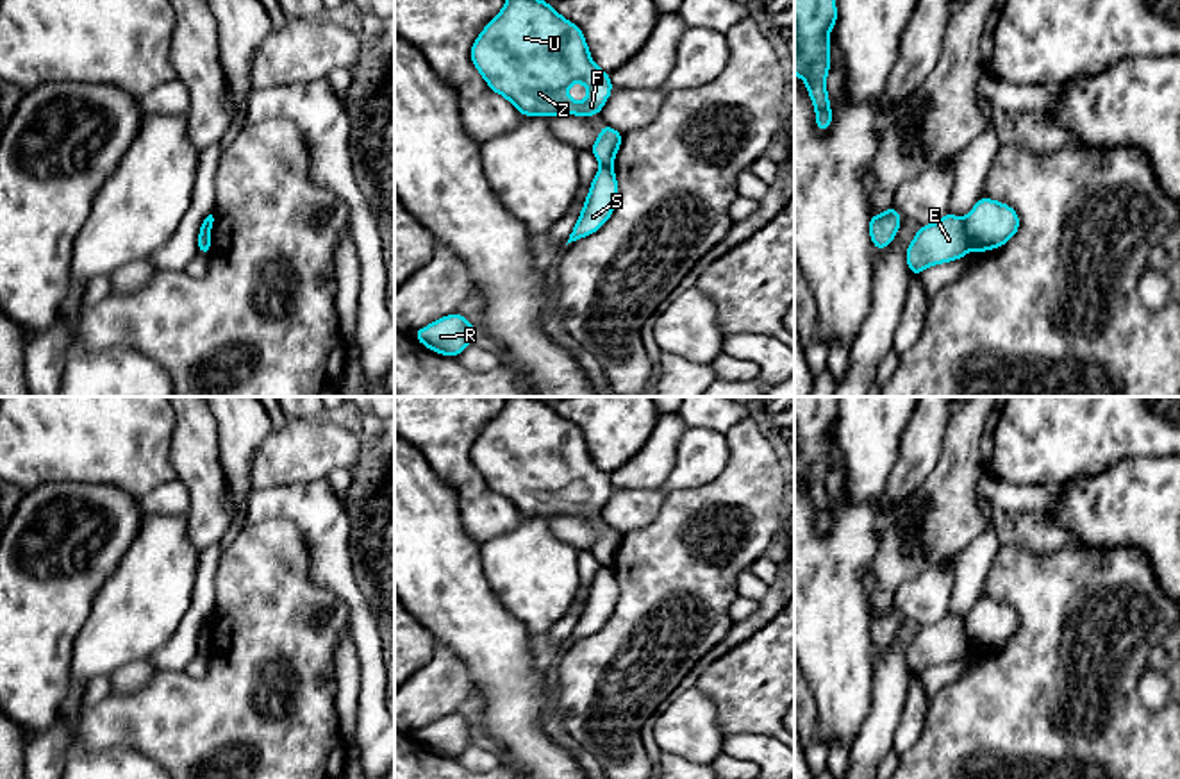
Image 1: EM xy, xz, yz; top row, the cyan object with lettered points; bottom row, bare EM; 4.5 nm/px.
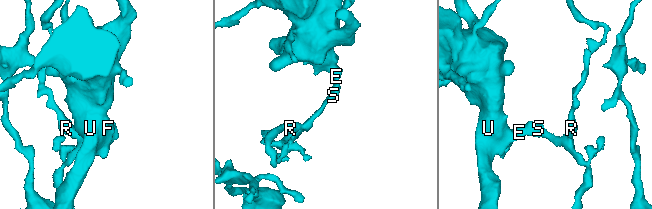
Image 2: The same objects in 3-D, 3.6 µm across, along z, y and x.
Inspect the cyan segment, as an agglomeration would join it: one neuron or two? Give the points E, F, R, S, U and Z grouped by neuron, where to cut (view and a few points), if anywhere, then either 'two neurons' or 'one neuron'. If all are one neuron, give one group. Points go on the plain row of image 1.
E F U Z / R S; cut in yz along (963, 619), (970, 649); two neurons

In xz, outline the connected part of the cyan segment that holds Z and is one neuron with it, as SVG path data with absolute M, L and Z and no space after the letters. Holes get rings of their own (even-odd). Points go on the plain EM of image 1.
M507 397L470 456L487 486L523 516L593 516L612 493L611 477L591 459L582 431L534 397ZM575 482L589 491L582 502L568 497Z

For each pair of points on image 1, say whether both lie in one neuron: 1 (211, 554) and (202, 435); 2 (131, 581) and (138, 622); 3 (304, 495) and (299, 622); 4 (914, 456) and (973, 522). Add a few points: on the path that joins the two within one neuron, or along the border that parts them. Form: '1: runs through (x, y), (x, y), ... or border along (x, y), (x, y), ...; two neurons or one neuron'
1: border along (218, 542), (200, 551); two neurons
2: runs through (138, 592), (138, 611); one neuron
3: border along (265, 519), (290, 519), (297, 526), (311, 574); two neurons
4: border along (947, 433), (936, 469), (918, 488); two neurons

